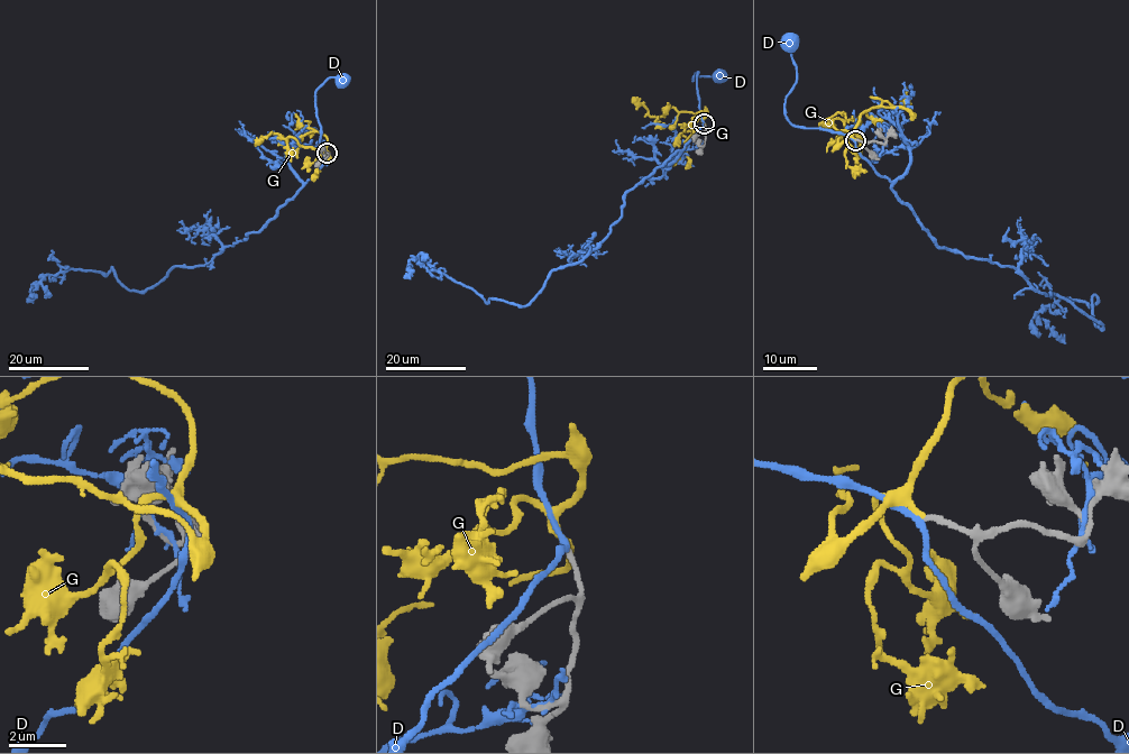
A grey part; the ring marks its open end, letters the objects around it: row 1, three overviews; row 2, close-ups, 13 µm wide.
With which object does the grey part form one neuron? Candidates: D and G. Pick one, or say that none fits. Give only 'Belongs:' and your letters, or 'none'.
Belongs: G

